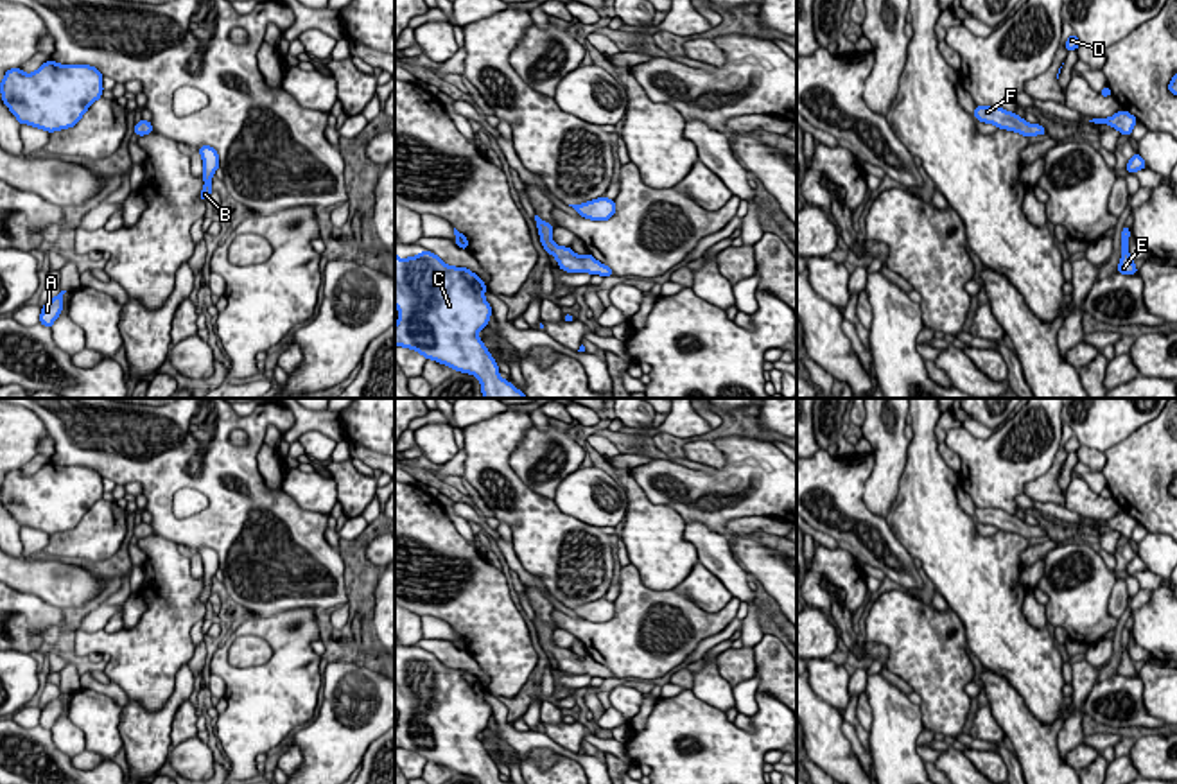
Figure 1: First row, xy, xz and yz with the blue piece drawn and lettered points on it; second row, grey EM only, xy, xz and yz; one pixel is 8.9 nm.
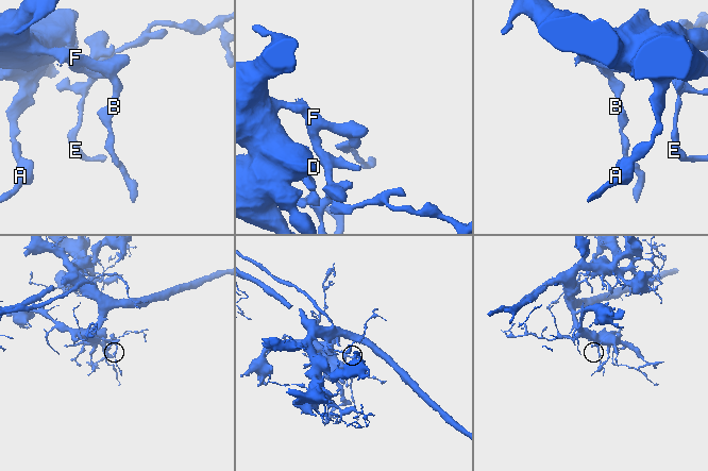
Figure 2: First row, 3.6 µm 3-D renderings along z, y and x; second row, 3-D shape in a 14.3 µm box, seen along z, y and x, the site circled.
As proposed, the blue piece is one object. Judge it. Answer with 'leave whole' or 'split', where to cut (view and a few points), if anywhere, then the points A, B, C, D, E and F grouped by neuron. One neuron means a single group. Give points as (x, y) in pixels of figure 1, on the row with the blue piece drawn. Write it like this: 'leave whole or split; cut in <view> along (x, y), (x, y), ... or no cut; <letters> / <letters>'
leave whole; no cut; A B C D E F

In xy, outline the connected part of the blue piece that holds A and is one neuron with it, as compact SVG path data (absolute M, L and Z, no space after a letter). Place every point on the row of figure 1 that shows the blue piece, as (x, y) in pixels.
M61 291L57 296L54 296L47 305L41 307L39 323L43 327L52 327L57 316L63 312L63 294L66 291Z

